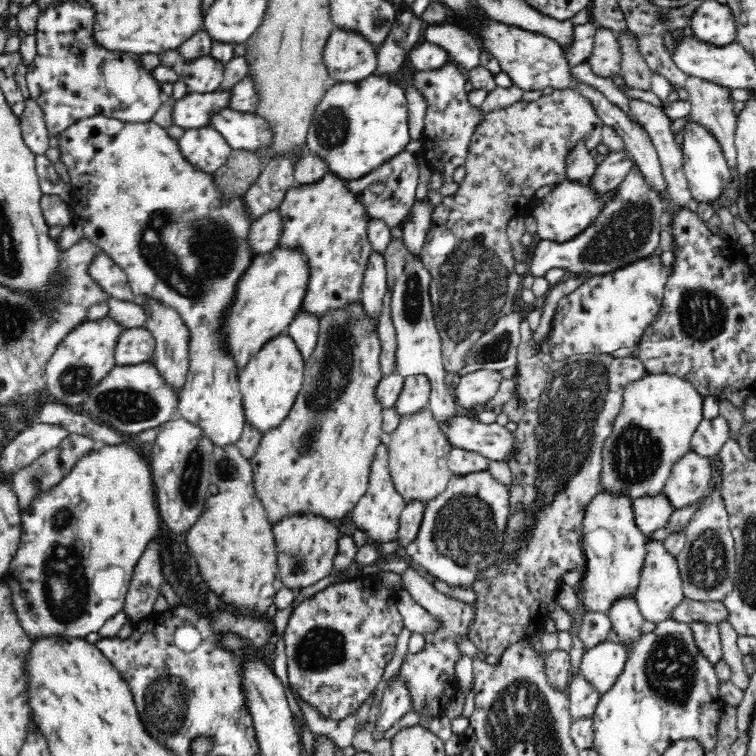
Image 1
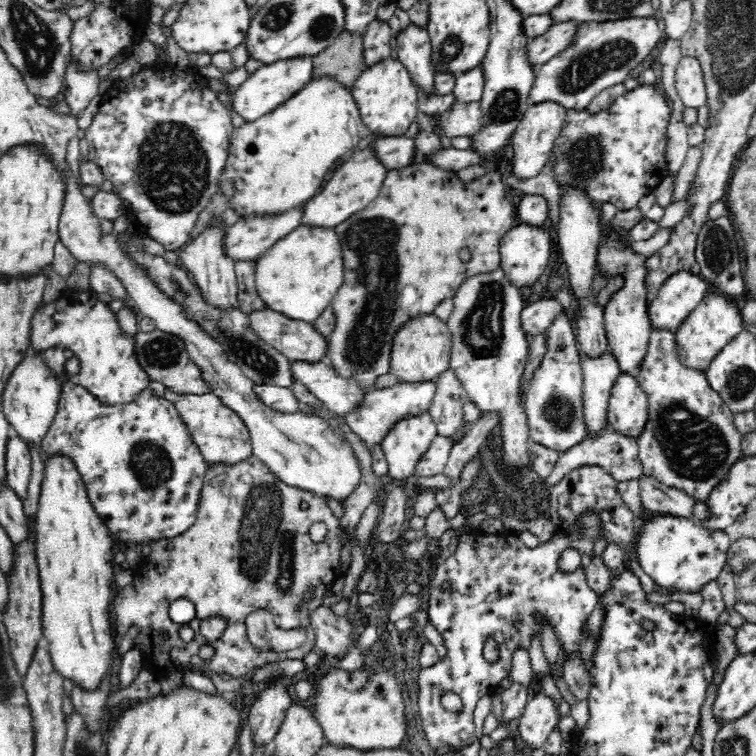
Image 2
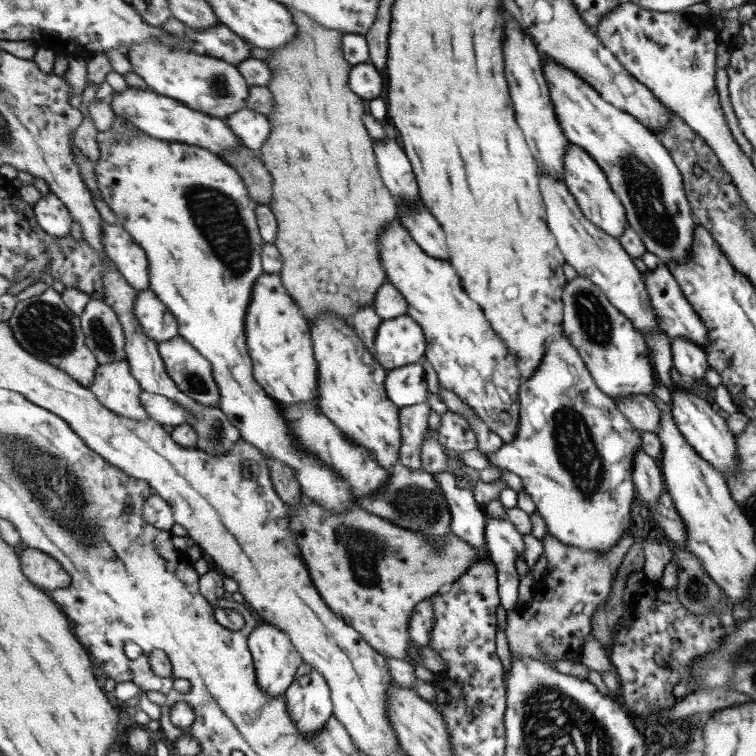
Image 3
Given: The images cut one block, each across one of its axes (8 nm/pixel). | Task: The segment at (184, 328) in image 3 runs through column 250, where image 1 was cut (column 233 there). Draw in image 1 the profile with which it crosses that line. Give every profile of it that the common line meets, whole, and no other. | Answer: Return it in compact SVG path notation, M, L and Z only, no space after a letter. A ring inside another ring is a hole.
M95 114L78 120L57 138L58 150L61 154L60 160L65 164L70 176L72 197L68 203L72 209L72 214L82 220L85 238L104 249L112 257L112 260L122 267L127 275L131 293L135 298L150 295L168 306L174 307L189 330L188 368L186 378L179 390L178 415L201 426L215 445L236 443L242 434L246 415L242 393L240 392L238 361L234 357L233 350L229 347L229 342L226 341L225 325L228 321L229 311L233 308L234 300L236 300L237 288L241 279L245 277L245 273L253 265L254 257L258 255L254 253L254 249L250 245L250 230L252 230L252 224L255 220L254 216L250 214L249 207L246 206L246 194L226 194L226 191L222 191L216 178L214 178L214 173L200 170L197 166L194 166L182 153L179 142L170 138L168 132L153 119L148 122L126 122L119 118Z

